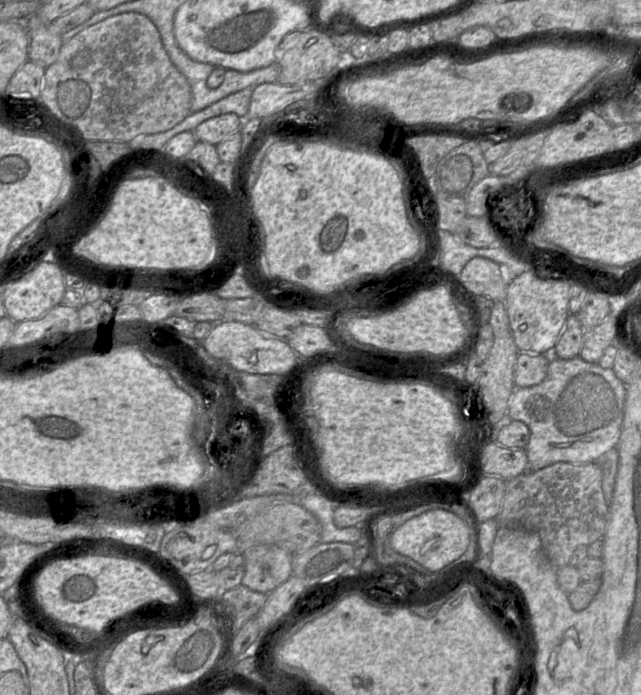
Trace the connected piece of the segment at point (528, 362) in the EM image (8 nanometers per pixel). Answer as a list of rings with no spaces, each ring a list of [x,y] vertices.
[[[519,352],[514,366],[514,384],[524,388],[539,384],[546,376],[550,354],[529,355]]]

